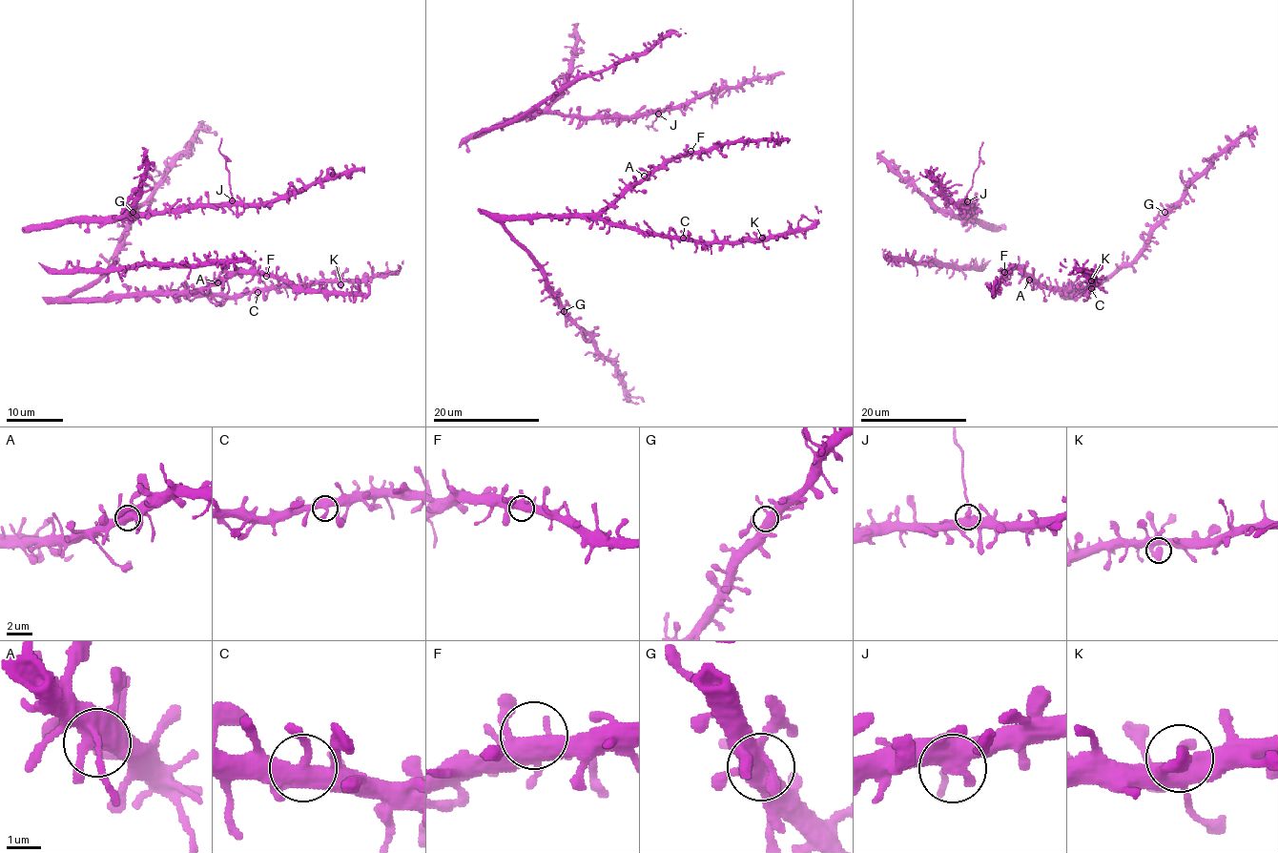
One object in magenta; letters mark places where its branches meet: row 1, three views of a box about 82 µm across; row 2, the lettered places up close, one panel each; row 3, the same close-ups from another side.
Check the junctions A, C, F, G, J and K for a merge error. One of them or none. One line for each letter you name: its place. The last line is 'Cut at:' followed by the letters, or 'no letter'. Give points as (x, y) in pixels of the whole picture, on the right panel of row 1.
J: Place: (967, 201)
Cut at: J

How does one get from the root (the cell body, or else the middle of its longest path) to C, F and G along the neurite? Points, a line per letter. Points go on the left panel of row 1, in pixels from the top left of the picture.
C: (143, 294), (244, 295), (257, 292)
F: (143, 294), (195, 294), (206, 285), (223, 282), (236, 273), (263, 273), (266, 276)
G: (143, 294), (70, 300), (112, 265), (133, 212)

